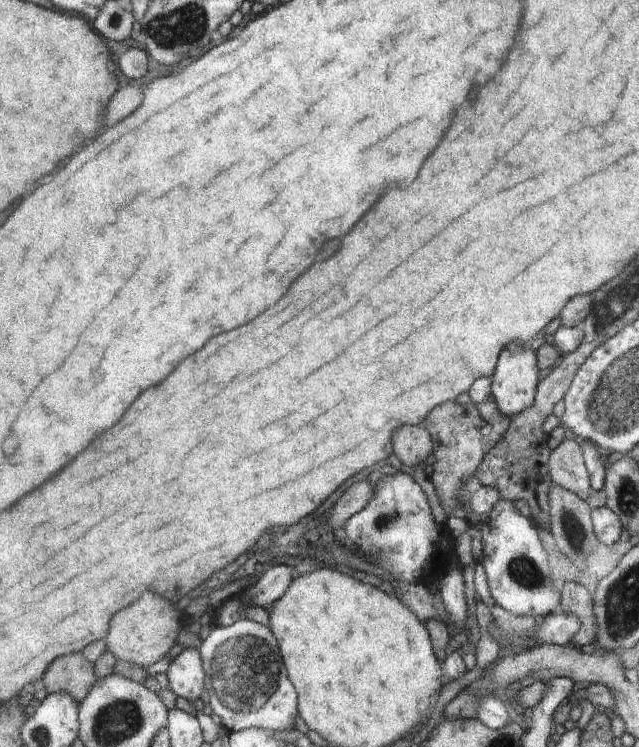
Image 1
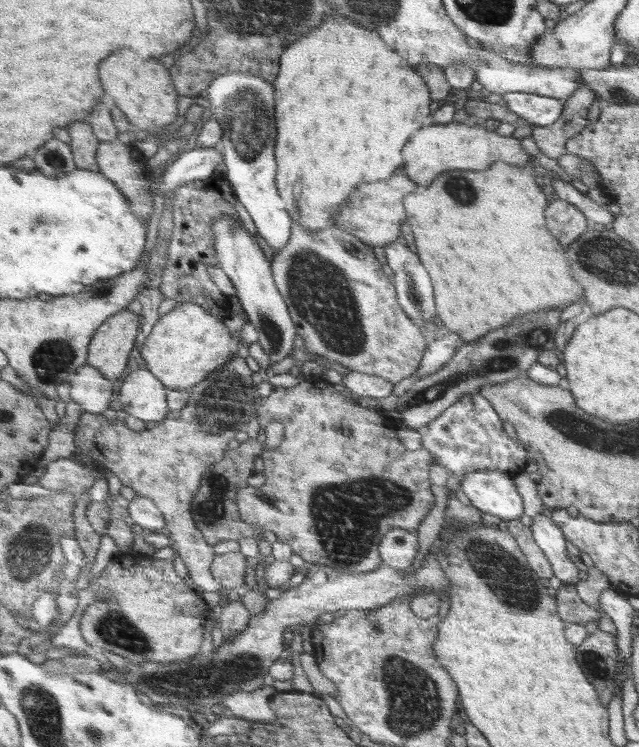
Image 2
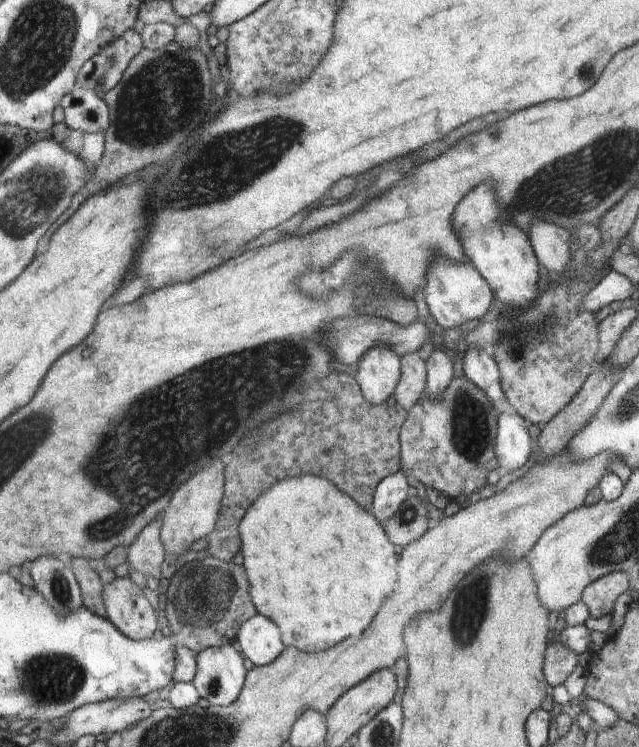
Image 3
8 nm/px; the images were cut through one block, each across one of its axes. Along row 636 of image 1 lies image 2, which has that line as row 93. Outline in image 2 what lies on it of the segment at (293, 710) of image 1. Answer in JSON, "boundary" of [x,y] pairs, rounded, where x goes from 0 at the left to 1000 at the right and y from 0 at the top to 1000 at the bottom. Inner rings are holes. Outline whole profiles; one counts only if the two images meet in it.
{"boundary":[[[366,95],[335,103],[316,124],[329,139],[332,157],[347,170],[343,197],[351,206],[355,241],[369,257],[371,268],[394,290],[404,313],[419,324],[419,329],[437,336],[457,316],[459,295],[432,246],[430,115],[410,100]]]}

